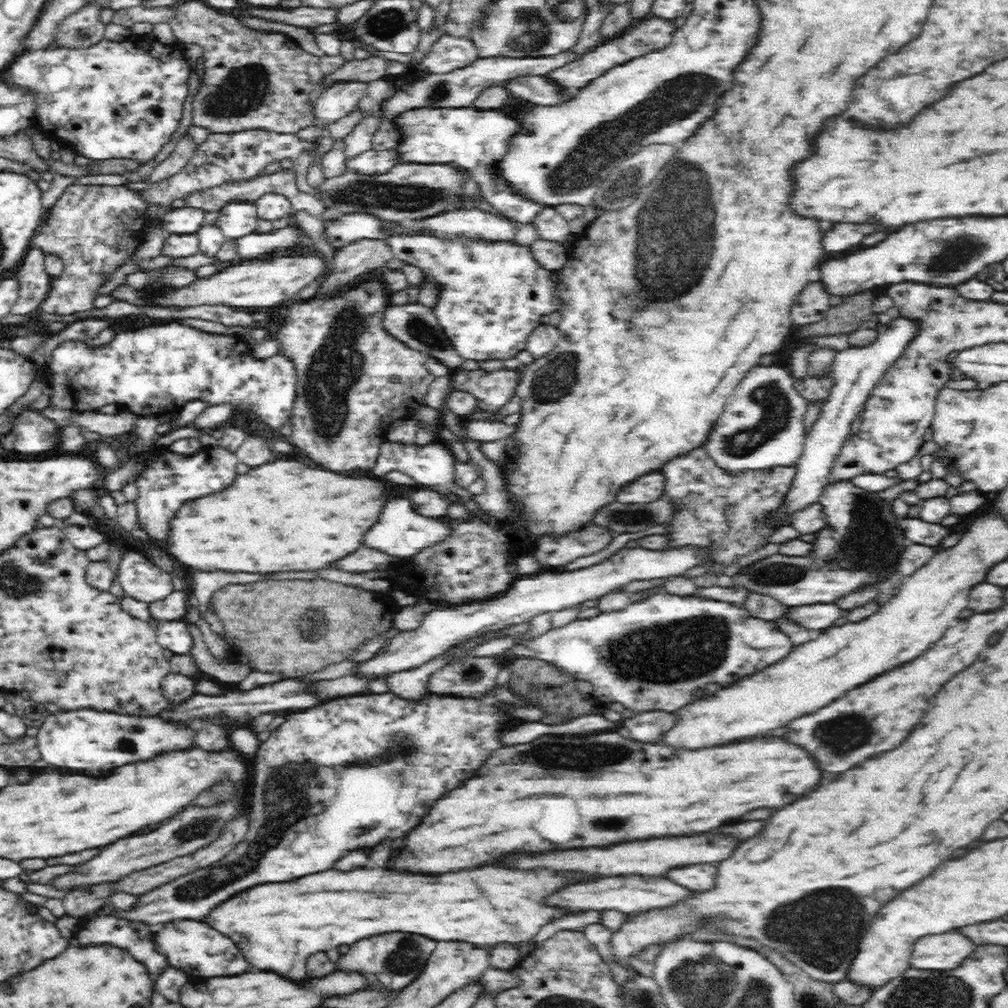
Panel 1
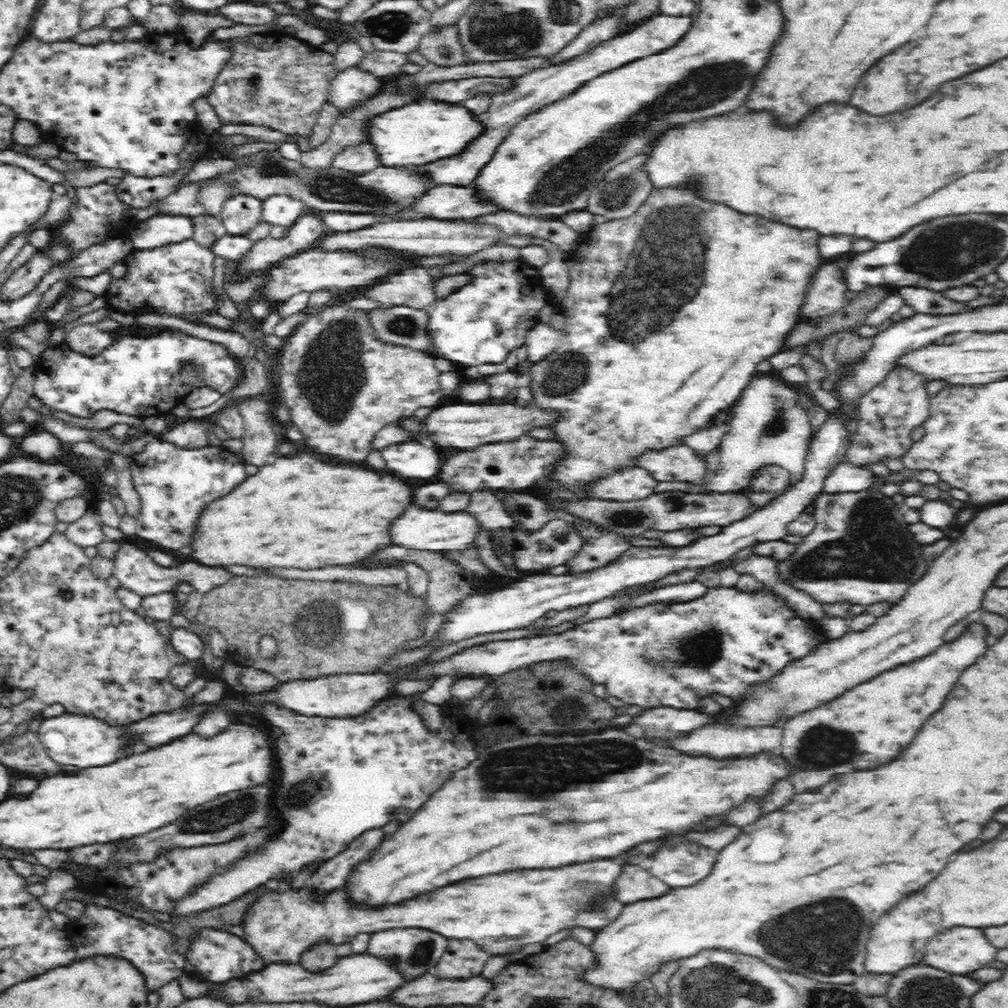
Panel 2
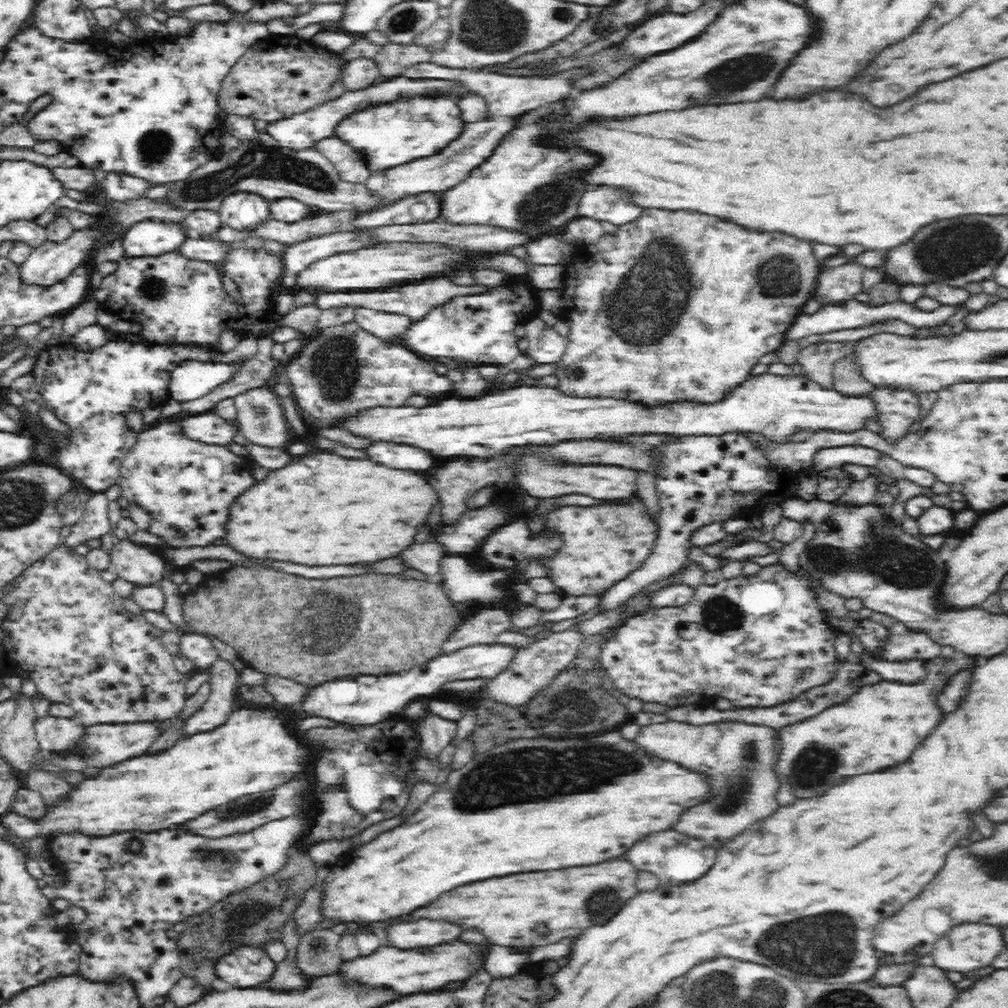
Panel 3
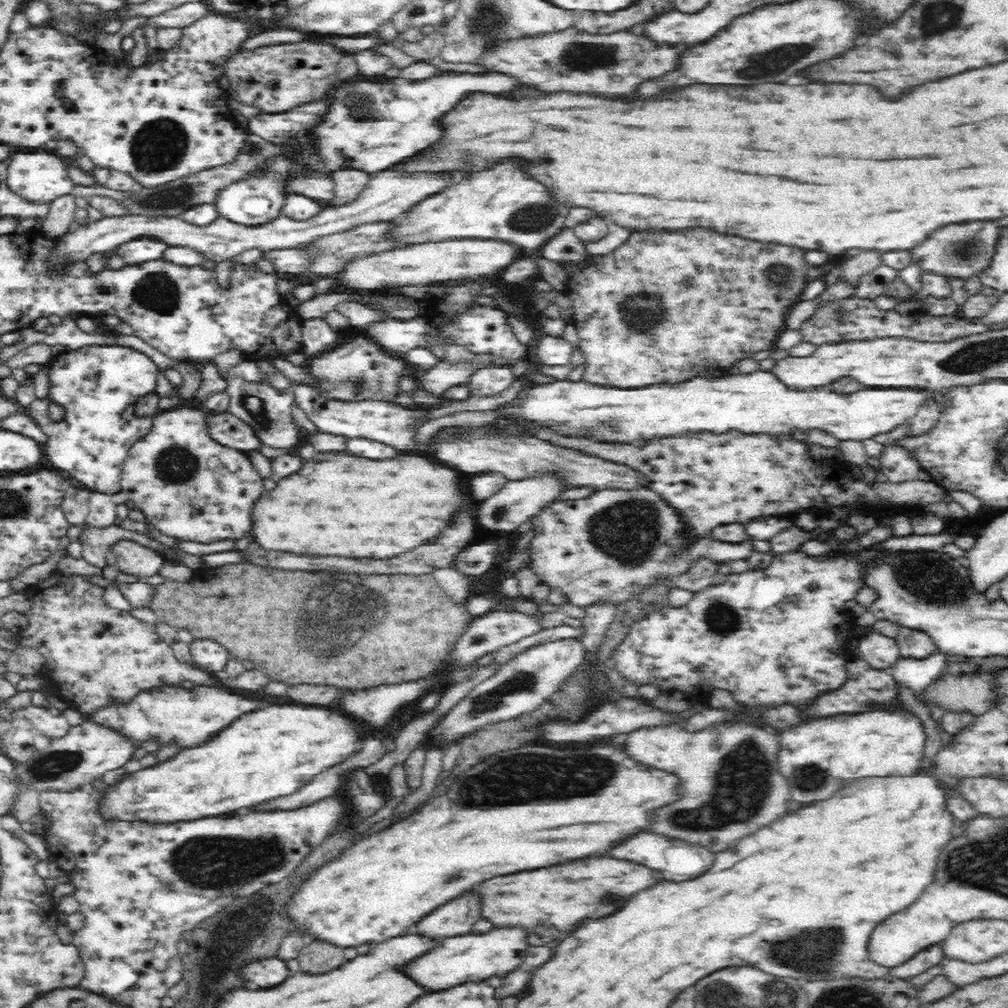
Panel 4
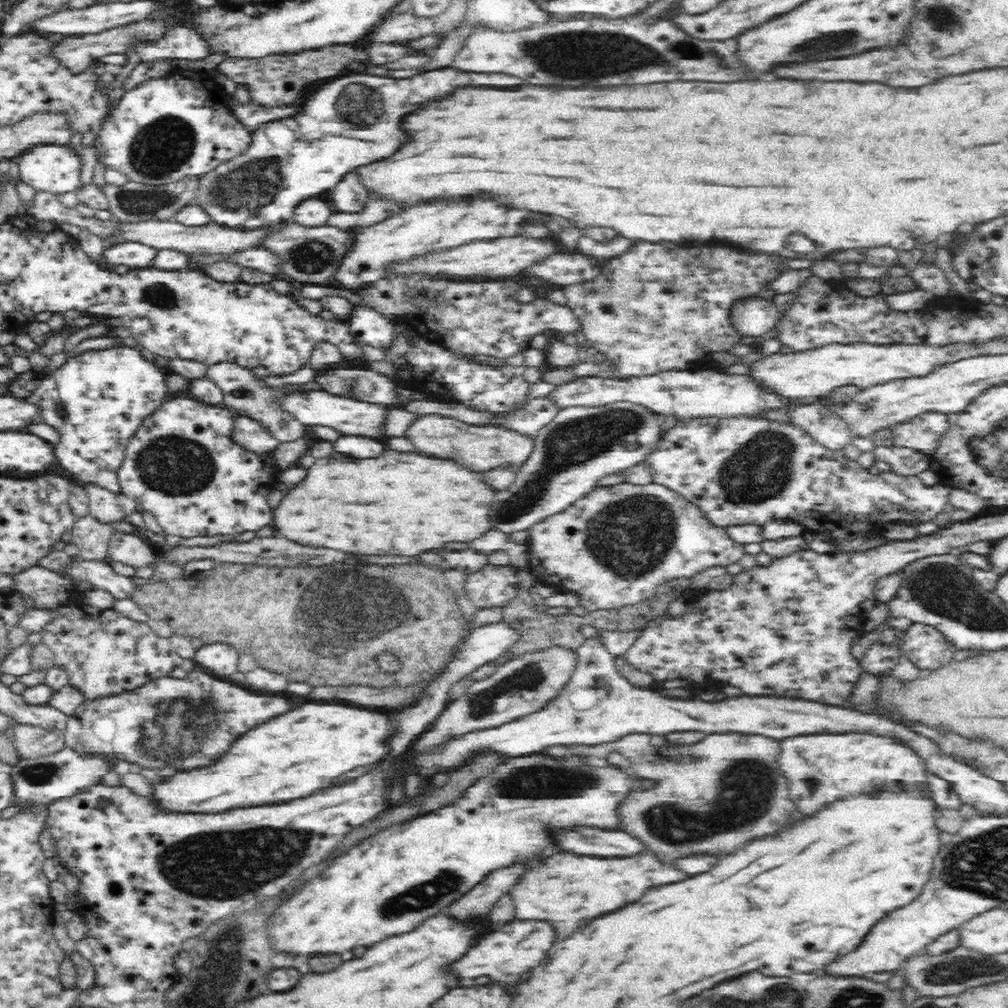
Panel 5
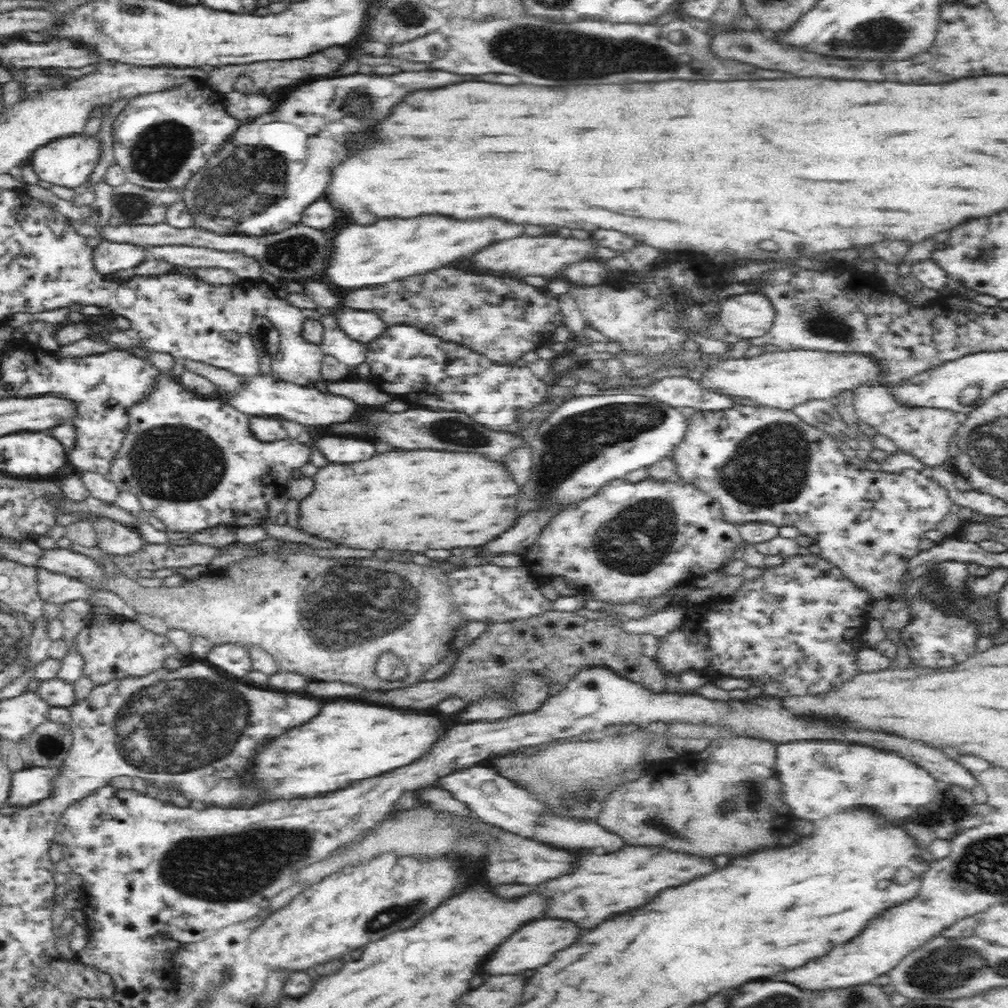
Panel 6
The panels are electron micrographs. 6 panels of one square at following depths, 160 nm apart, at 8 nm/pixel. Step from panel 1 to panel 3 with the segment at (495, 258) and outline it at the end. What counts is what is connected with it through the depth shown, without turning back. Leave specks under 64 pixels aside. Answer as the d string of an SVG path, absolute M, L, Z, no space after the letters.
M513 277L512 282L482 292L482 296L458 296L434 307L430 314L409 324L400 338L404 348L408 346L418 356L444 356L449 361L464 358L478 366L510 364L522 354L514 336L515 326L536 316L542 306L543 299L537 296L532 283Z

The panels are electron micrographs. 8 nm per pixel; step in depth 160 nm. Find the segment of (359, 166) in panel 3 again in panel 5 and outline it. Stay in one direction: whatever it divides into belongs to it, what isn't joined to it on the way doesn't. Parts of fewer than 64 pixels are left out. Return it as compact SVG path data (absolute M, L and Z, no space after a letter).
M350 172L330 192L331 204L340 213L362 213L369 202L369 192L358 184L357 178Z

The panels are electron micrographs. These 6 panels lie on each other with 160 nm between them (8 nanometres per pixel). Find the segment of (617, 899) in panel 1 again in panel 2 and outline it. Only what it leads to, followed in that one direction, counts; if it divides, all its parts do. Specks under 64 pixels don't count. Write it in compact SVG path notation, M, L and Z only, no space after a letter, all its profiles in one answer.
M624 866L624 876L616 888L618 888L618 898L624 902L660 896L664 894L664 890L668 890L664 882L660 882L640 866Z

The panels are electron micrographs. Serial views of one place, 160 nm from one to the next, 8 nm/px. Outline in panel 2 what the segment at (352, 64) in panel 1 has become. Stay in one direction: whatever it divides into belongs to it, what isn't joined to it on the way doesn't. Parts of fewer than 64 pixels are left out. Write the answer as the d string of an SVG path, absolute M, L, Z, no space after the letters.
M378 50L368 53L358 67L376 75L382 80L393 79L404 72L404 66L410 64L409 53Z

